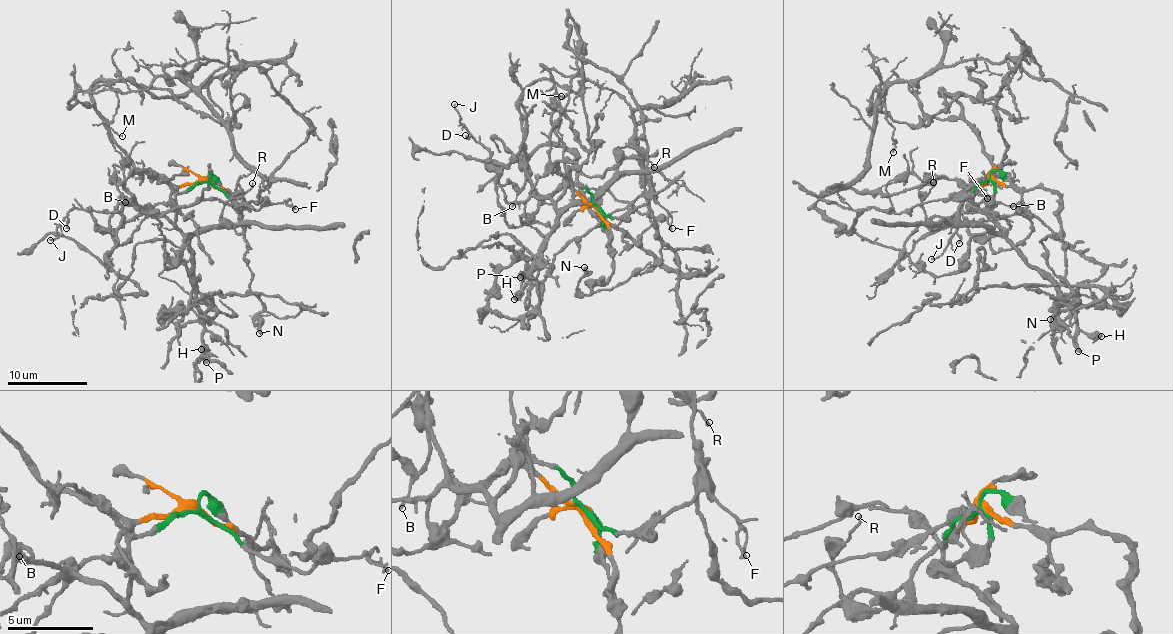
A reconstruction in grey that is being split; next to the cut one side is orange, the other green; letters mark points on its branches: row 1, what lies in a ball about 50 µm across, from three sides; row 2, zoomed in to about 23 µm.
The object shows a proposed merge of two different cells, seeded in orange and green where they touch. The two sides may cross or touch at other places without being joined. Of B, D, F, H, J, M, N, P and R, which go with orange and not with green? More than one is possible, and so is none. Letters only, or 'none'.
M, N

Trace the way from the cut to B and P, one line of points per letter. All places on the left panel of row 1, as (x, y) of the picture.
B: (207, 182), (197, 183), (177, 196), (178, 213), (173, 222), (133, 205), (127, 198), (125, 202)
P: (207, 182), (181, 192), (175, 222), (197, 282), (195, 295), (206, 363)

